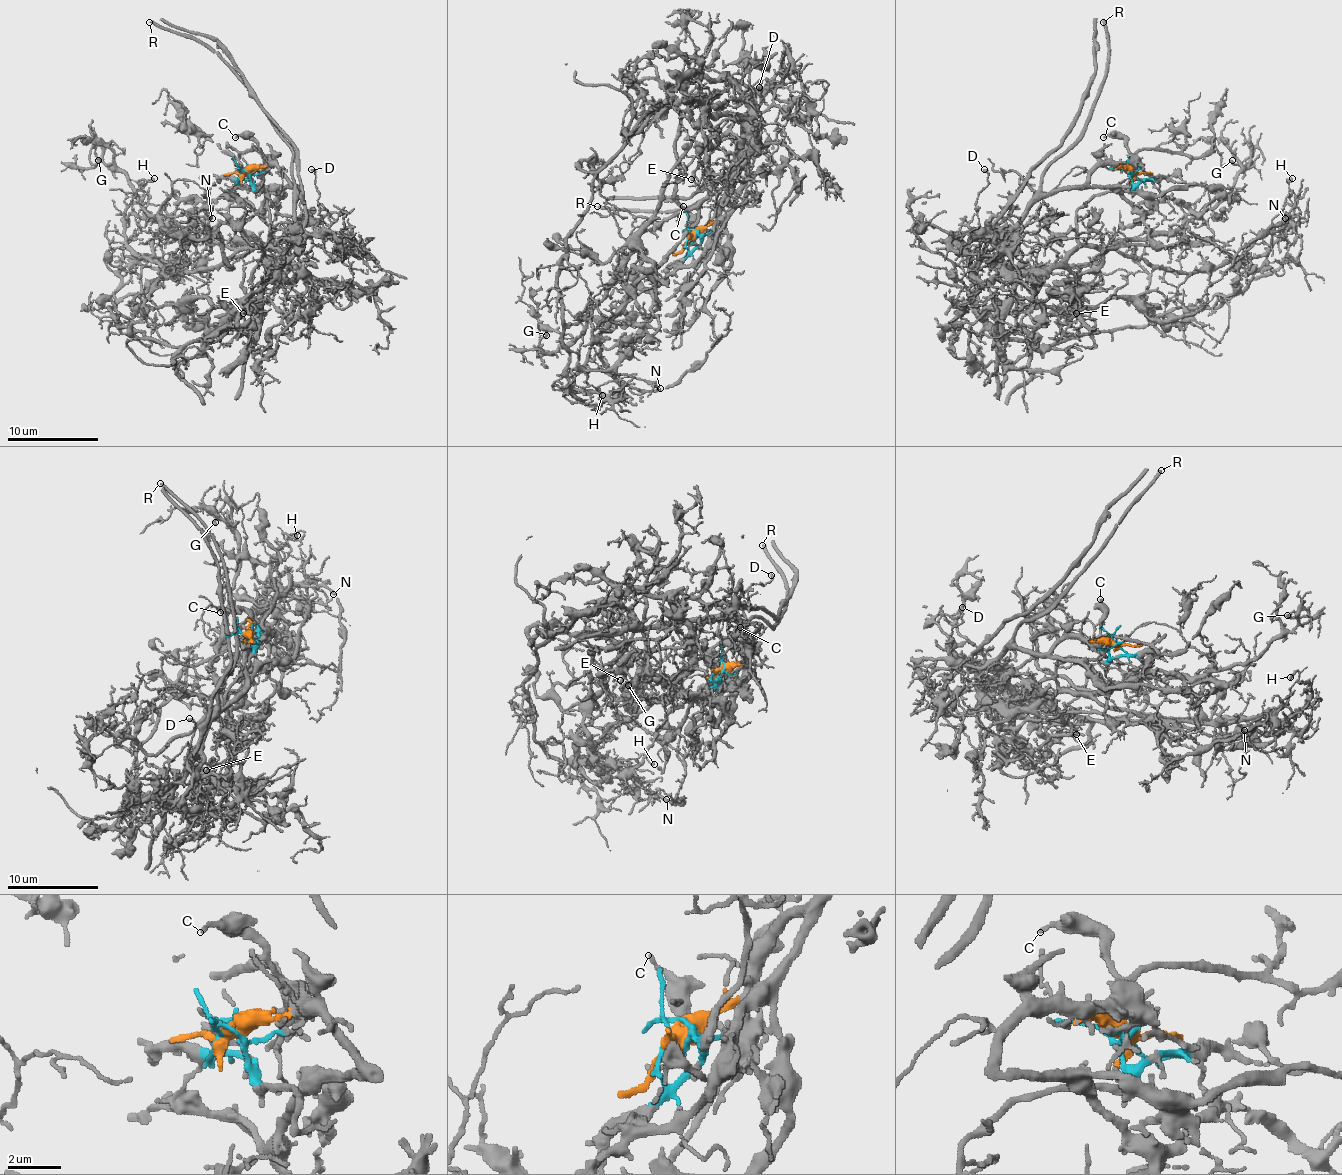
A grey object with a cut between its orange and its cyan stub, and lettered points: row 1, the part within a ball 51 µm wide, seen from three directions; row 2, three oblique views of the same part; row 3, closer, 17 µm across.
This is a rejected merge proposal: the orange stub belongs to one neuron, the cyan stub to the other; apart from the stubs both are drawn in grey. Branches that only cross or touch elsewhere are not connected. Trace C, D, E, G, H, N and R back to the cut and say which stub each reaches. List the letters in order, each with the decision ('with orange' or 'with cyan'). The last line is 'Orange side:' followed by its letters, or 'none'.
C: with orange
D: with orange
E: with cyan
G: with cyan
H: with cyan
N: with cyan
R: with orange
Orange side: C, D, R

